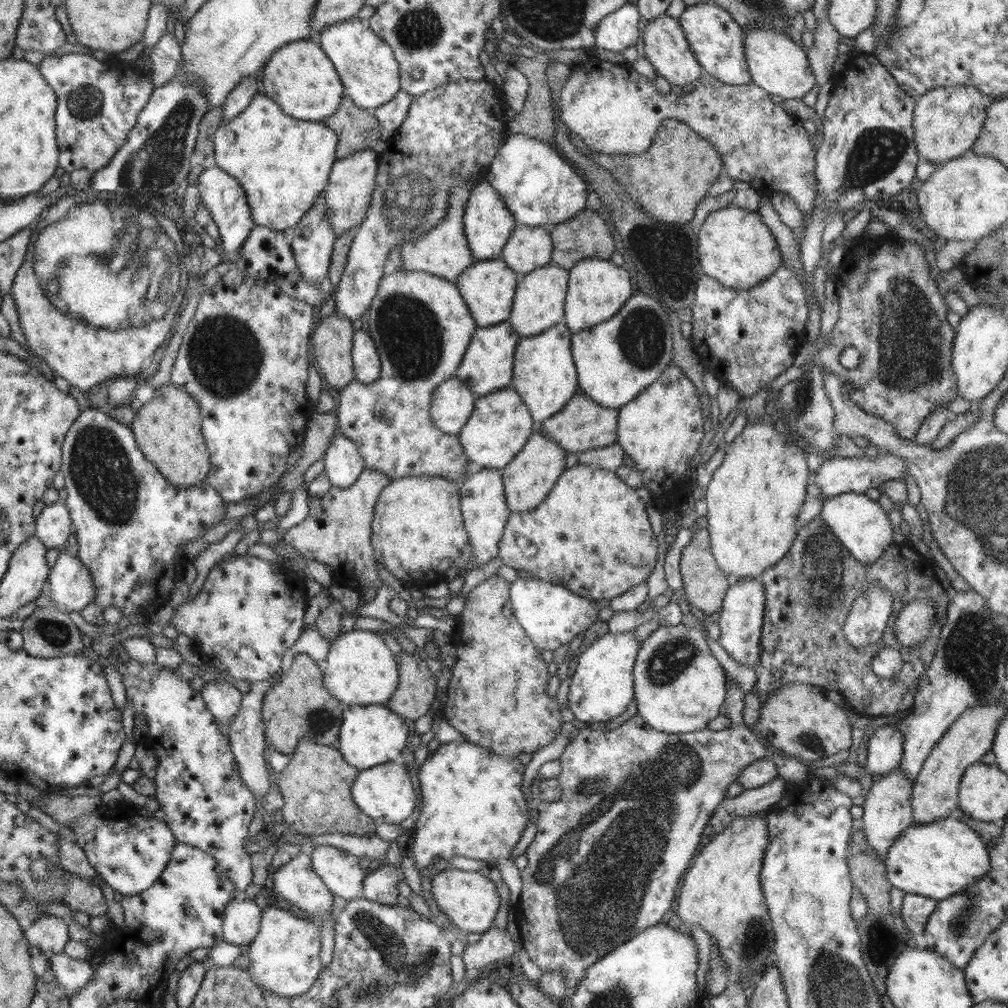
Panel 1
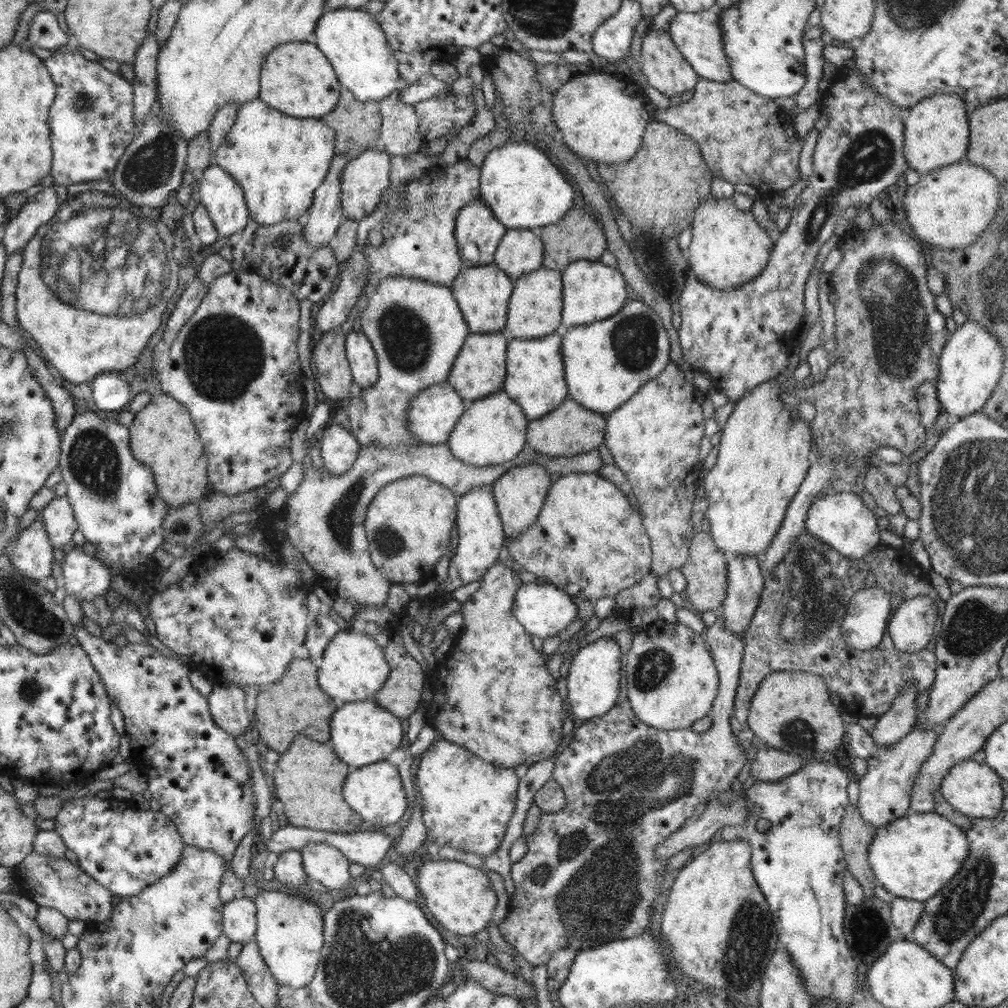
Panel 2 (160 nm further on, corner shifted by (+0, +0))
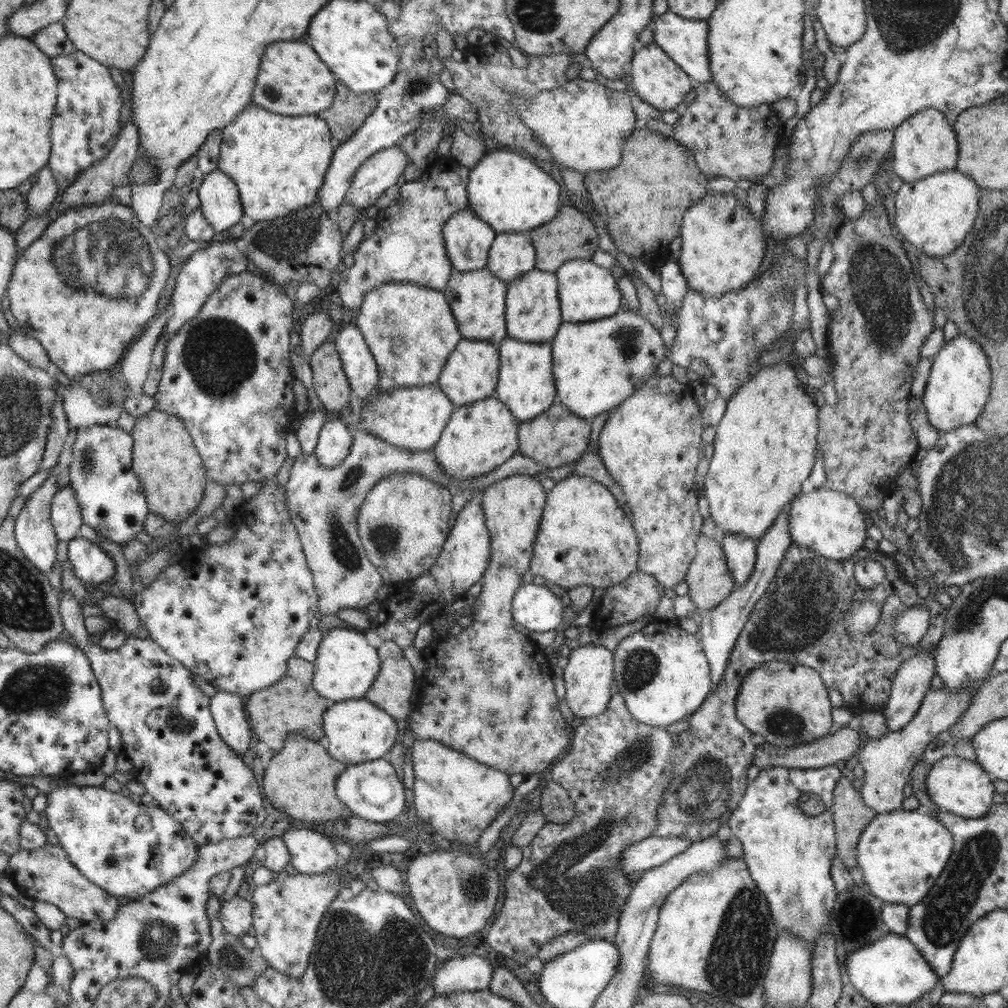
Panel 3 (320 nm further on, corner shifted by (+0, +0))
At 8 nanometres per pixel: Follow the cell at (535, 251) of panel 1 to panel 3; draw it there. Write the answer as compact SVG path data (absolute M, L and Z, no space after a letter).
M506 232L495 236L487 257L487 269L508 283L535 268L536 251L527 233Z

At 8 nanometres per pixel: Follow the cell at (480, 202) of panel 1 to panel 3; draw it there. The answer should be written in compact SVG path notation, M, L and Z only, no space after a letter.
M469 207L448 218L443 237L452 268L456 271L485 268L496 235L495 230L480 221Z

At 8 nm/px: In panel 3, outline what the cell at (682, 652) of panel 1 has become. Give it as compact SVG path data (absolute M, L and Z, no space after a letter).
M655 620L640 632L626 636L614 650L613 665L613 682L626 702L628 713L653 727L666 727L696 713L714 688L698 635L688 634L664 620Z

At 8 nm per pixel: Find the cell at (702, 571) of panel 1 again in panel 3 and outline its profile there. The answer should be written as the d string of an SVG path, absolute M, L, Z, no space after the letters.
M700 534L696 539L697 555L688 567L684 580L689 587L688 597L696 611L705 612L721 604L735 589L727 568L719 538Z

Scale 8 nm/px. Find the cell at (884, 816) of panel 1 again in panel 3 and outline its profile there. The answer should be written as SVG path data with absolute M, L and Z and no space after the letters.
M976 681L974 686L952 694L948 689L929 689L923 704L907 725L896 732L889 732L882 738L870 738L862 750L858 750L859 764L862 764L865 775L864 784L860 788L862 802L876 813L887 813L902 808L904 802L904 786L910 778L912 768L924 754L926 745L939 732L950 730L957 720L970 707L970 701L982 681Z

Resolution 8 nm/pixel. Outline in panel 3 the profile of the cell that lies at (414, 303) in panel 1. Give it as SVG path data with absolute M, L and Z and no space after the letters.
M384 283L364 295L360 314L352 322L360 329L380 373L376 391L436 383L448 356L463 339L442 291L412 283Z

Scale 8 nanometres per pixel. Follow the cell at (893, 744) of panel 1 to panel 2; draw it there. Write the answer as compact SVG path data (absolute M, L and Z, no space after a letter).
M914 685L904 687L898 694L892 708L877 717L877 724L871 732L880 747L887 747L904 738L915 727L918 709L915 704L919 691Z

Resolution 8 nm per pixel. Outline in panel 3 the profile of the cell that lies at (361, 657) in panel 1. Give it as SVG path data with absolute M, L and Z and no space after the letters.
M335 628L322 638L313 665L313 687L328 702L363 698L377 677L380 659L377 648L366 641L363 632L351 628Z

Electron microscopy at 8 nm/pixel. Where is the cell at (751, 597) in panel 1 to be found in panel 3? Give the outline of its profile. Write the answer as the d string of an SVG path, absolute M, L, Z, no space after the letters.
M720 534L720 545L724 551L727 568L738 586L744 586L754 572L756 563L756 541L741 534Z

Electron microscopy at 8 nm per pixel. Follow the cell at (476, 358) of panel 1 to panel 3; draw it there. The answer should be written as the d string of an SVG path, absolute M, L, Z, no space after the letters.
M462 339L451 352L451 356L448 356L436 383L452 404L458 407L469 405L495 396L496 383L499 379L499 365L499 350L492 343Z

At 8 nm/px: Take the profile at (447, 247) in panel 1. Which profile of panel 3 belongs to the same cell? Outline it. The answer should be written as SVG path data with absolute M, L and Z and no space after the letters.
M438 157L429 162L427 169L416 180L406 181L400 185L399 195L380 214L372 214L378 227L369 238L363 239L353 252L354 264L350 268L341 268L338 282L338 296L342 300L343 310L353 312L362 304L364 295L375 286L384 283L412 283L441 291L446 288L453 273L452 263L444 246L444 224L454 214L468 208L468 179L471 169L460 164L453 157Z

